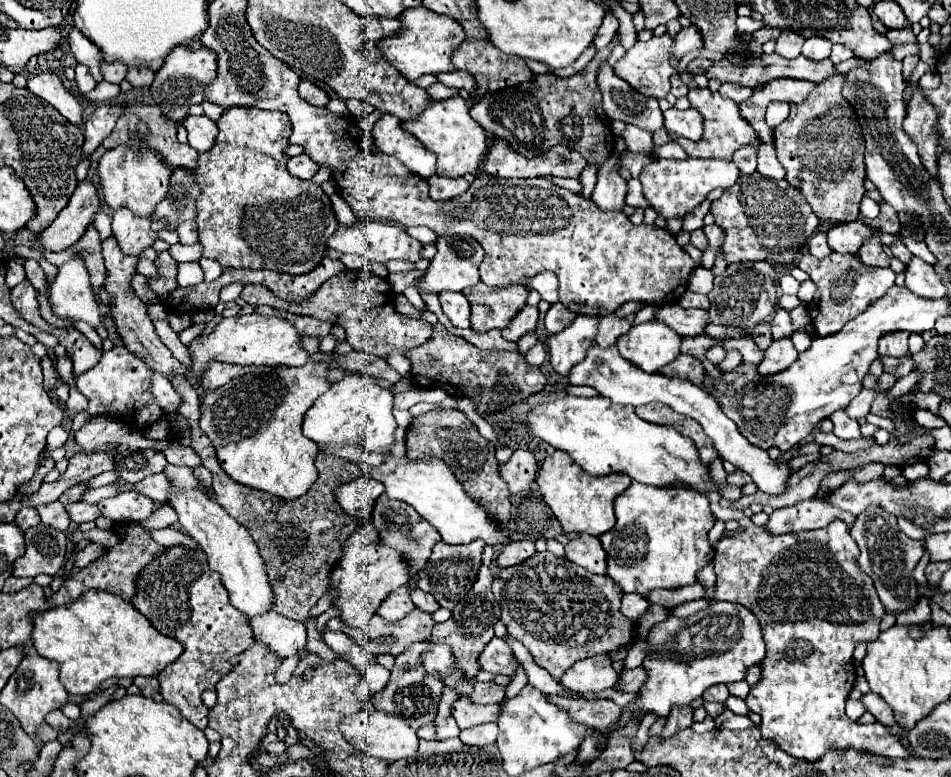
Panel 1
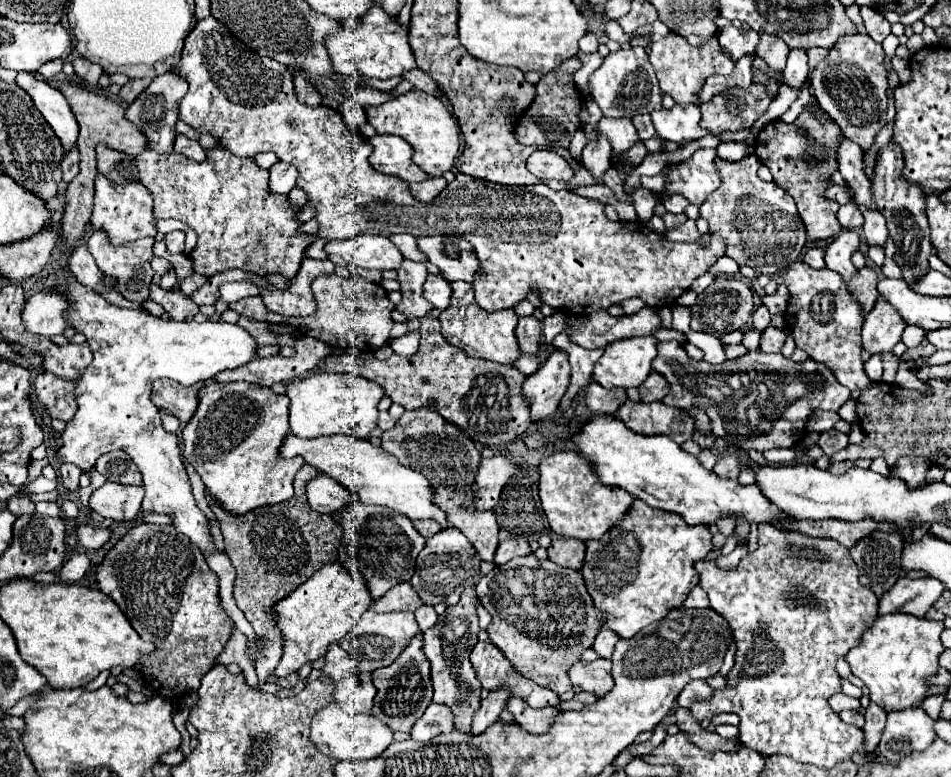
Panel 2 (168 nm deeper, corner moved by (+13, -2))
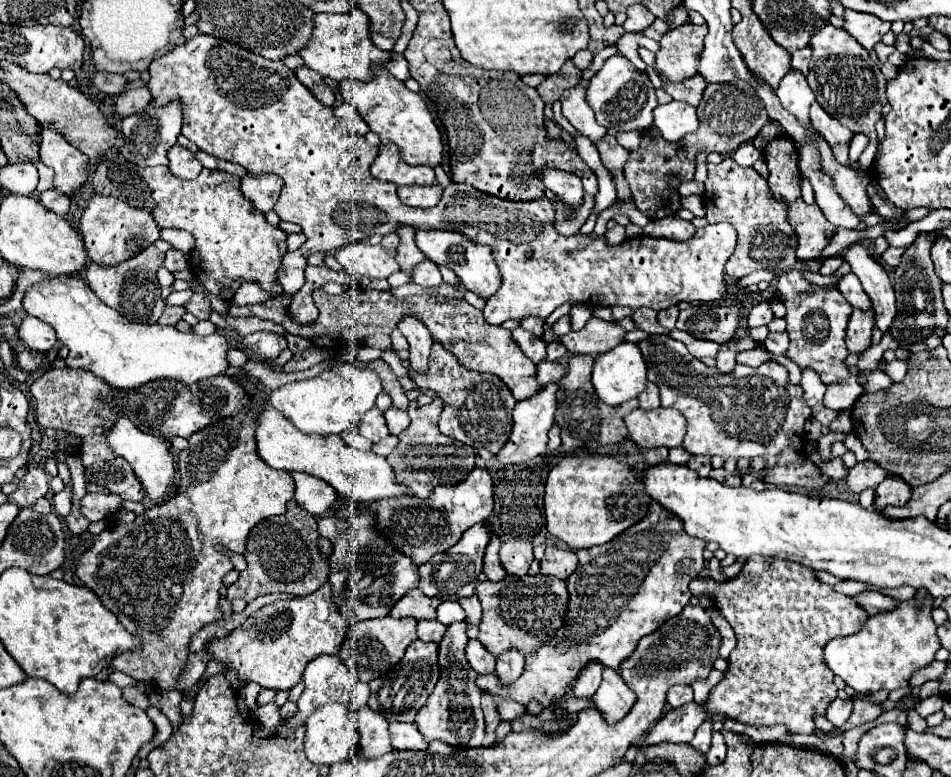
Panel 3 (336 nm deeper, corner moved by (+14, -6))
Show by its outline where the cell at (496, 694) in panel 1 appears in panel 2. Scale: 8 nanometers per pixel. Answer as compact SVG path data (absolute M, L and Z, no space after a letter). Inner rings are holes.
M430 703L426 713L410 729L410 735L416 741L428 741L428 739L432 739L432 737L436 737L440 733L450 733L450 731L454 731L452 719L454 717L452 717L448 707L444 709L444 705Z

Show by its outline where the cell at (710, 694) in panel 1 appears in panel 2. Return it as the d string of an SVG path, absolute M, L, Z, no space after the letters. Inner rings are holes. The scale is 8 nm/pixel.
M694 681L694 683L688 683L688 685L680 691L676 703L678 703L680 707L690 707L694 701L710 699L710 695L712 695L712 689L706 685L706 681Z

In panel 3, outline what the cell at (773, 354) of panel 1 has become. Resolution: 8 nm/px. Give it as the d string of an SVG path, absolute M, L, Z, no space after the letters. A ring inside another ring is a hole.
M769 333L769 337L765 339L763 345L771 353L785 353L789 347L789 337L785 333Z

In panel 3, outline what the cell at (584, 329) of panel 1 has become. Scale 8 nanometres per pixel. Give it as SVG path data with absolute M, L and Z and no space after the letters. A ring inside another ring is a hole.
M547 383L533 397L523 399L515 405L513 433L511 433L509 441L505 443L505 447L497 453L497 459L499 459L501 465L521 465L521 463L529 463L537 455L545 455L545 451L547 451L547 433L549 433L549 429L555 421L553 415L557 411L557 391L559 391L557 383Z

